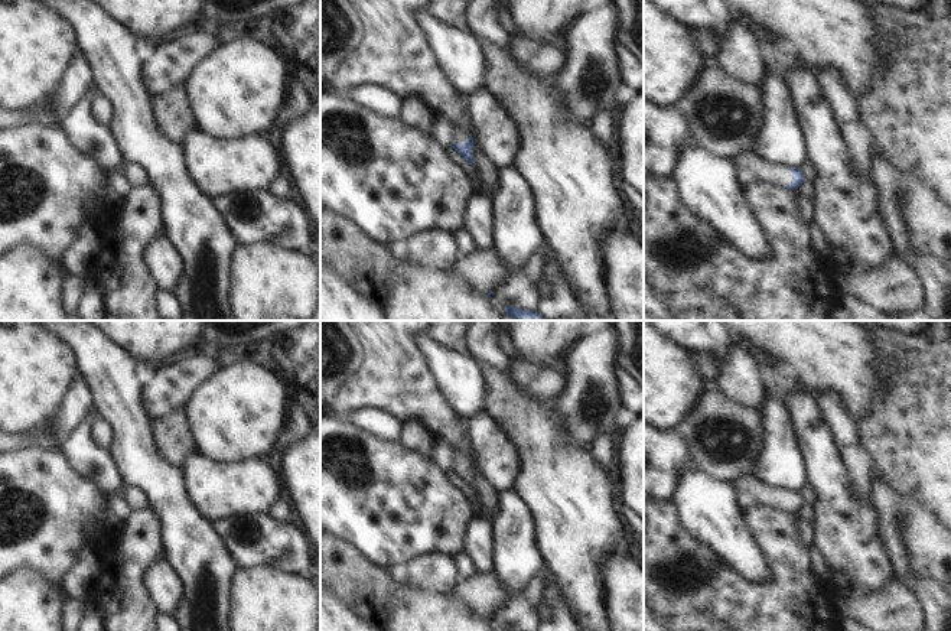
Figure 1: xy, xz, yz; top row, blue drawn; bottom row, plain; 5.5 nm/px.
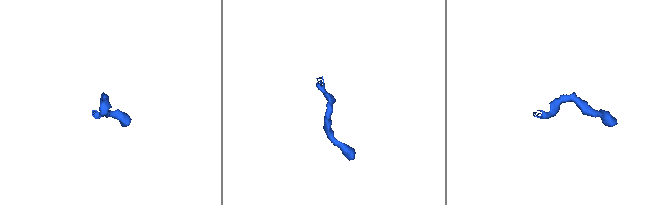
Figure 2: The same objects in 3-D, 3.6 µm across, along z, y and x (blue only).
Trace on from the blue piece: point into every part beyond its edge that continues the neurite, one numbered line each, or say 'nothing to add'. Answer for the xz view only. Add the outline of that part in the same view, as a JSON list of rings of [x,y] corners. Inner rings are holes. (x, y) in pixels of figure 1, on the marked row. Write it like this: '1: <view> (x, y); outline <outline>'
1: xz (461, 136); outline [[[453,126],[453,131],[456,144],[462,144],[469,139],[469,134],[465,131],[462,126]]]

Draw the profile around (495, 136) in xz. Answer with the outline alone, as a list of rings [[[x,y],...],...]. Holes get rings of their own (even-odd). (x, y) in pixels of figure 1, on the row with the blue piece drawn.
[[[481,88],[469,97],[466,113],[473,131],[473,147],[496,169],[509,167],[520,146],[520,134],[504,108]]]

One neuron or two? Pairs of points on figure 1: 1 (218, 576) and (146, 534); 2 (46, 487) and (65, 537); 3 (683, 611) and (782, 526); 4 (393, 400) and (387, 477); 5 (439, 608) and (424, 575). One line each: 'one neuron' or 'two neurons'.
1: two neurons
2: one neuron
3: one neuron
4: two neurons
5: two neurons

